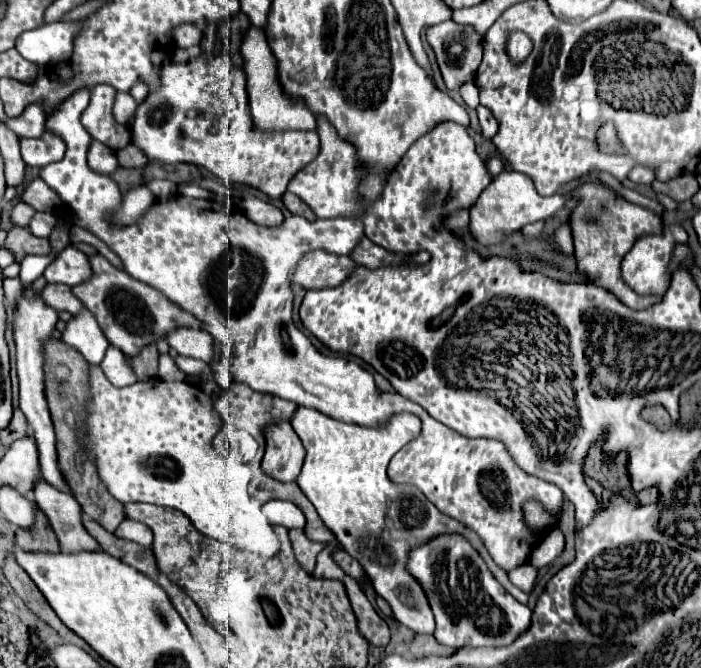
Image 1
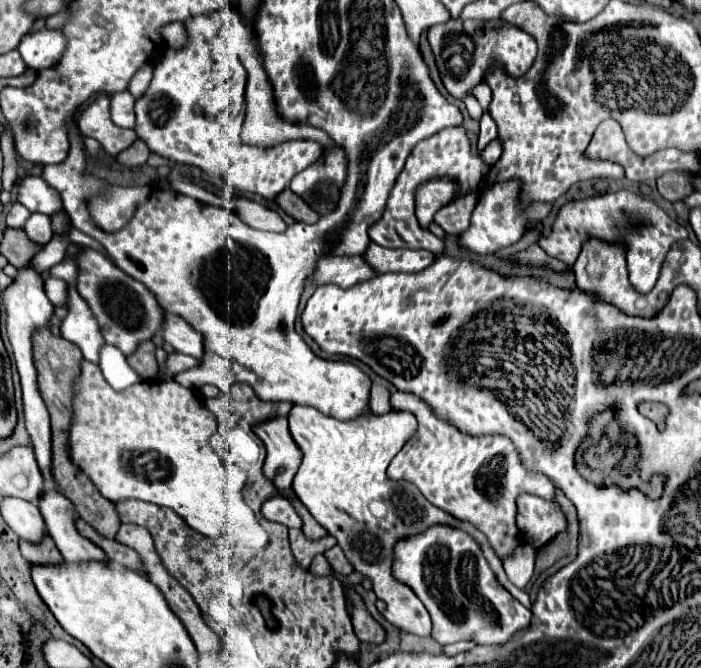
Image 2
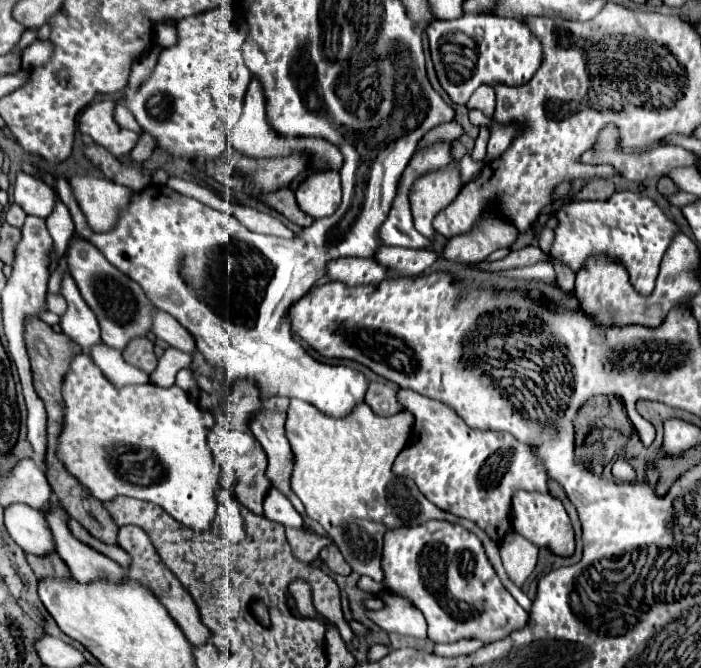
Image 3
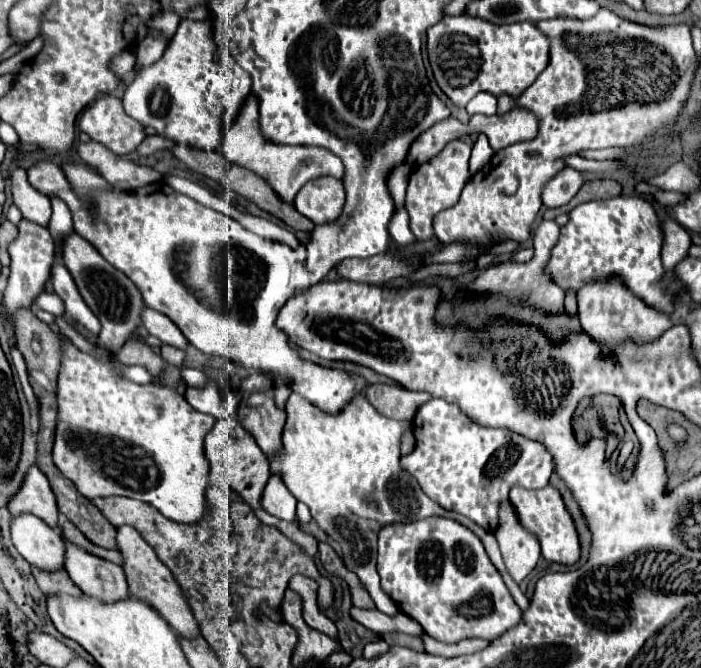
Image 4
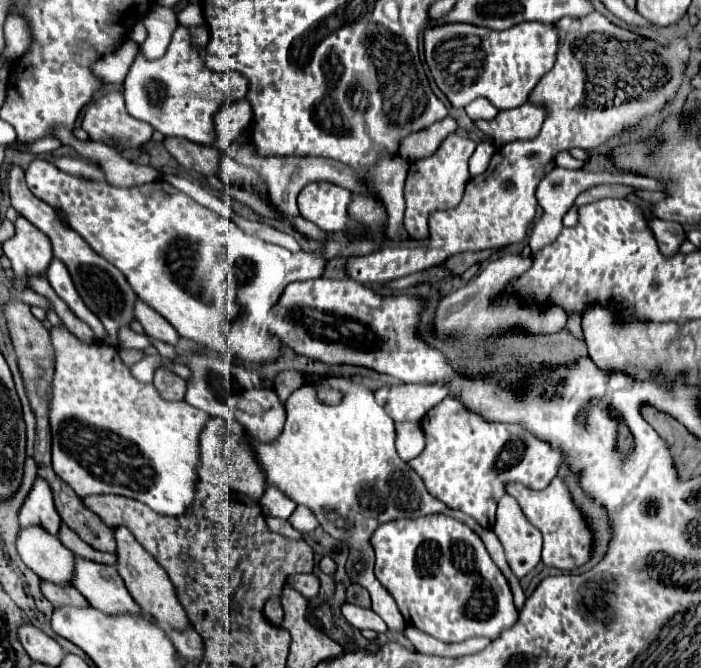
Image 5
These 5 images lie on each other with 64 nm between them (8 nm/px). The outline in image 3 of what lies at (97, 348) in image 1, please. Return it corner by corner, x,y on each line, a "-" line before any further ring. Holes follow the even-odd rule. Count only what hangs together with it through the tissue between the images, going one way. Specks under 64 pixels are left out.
68,272
63,274
60,294
68,302
68,310
60,320
62,332
78,342
84,352
88,352
90,346
100,342
100,326
88,304
82,300
78,287

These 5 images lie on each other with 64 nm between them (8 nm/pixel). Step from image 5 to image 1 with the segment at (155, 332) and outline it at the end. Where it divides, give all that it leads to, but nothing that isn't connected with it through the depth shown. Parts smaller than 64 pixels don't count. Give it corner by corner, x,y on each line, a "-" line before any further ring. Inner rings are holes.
176,328
166,336
166,340
182,356
198,358
208,364
216,360
216,342
212,336
208,336
208,332
200,328

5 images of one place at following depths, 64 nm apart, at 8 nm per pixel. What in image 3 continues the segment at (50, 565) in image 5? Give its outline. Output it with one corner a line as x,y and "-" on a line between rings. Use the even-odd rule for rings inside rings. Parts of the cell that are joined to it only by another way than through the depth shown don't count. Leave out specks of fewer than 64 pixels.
14,504
6,508
6,528
12,540
26,552
36,556
46,556
48,552
56,552
56,544
50,532
46,518
26,504

